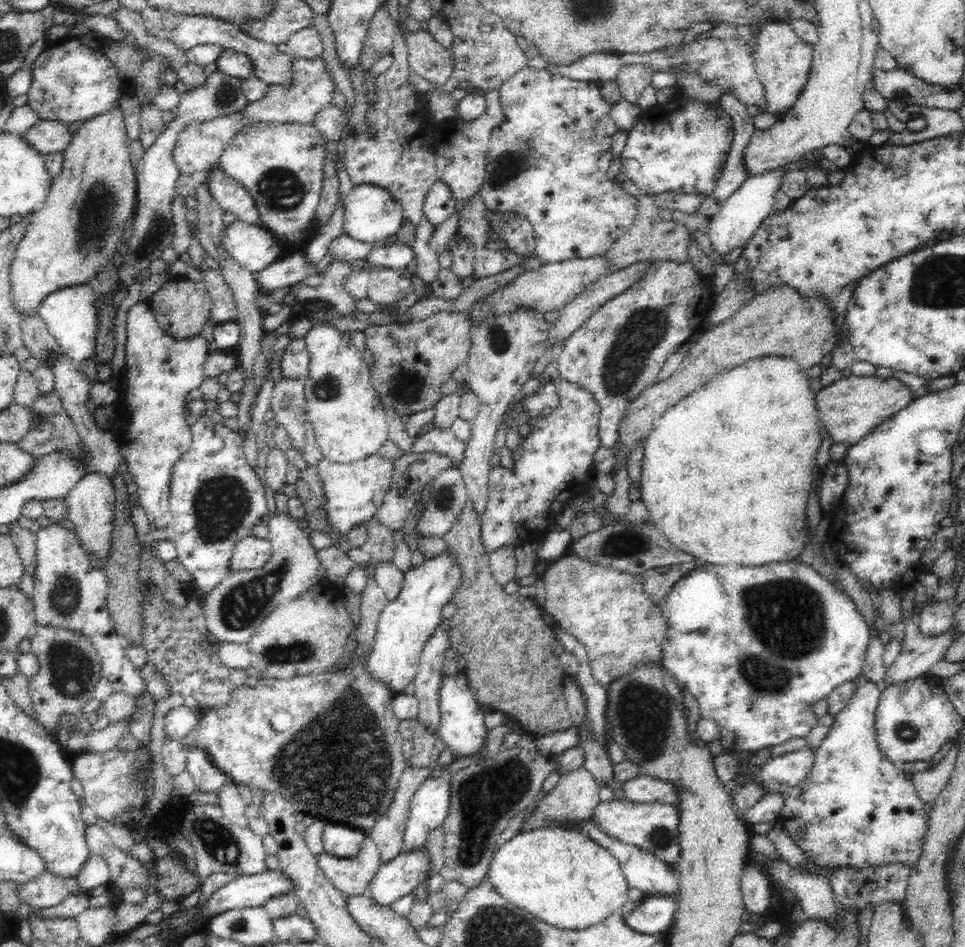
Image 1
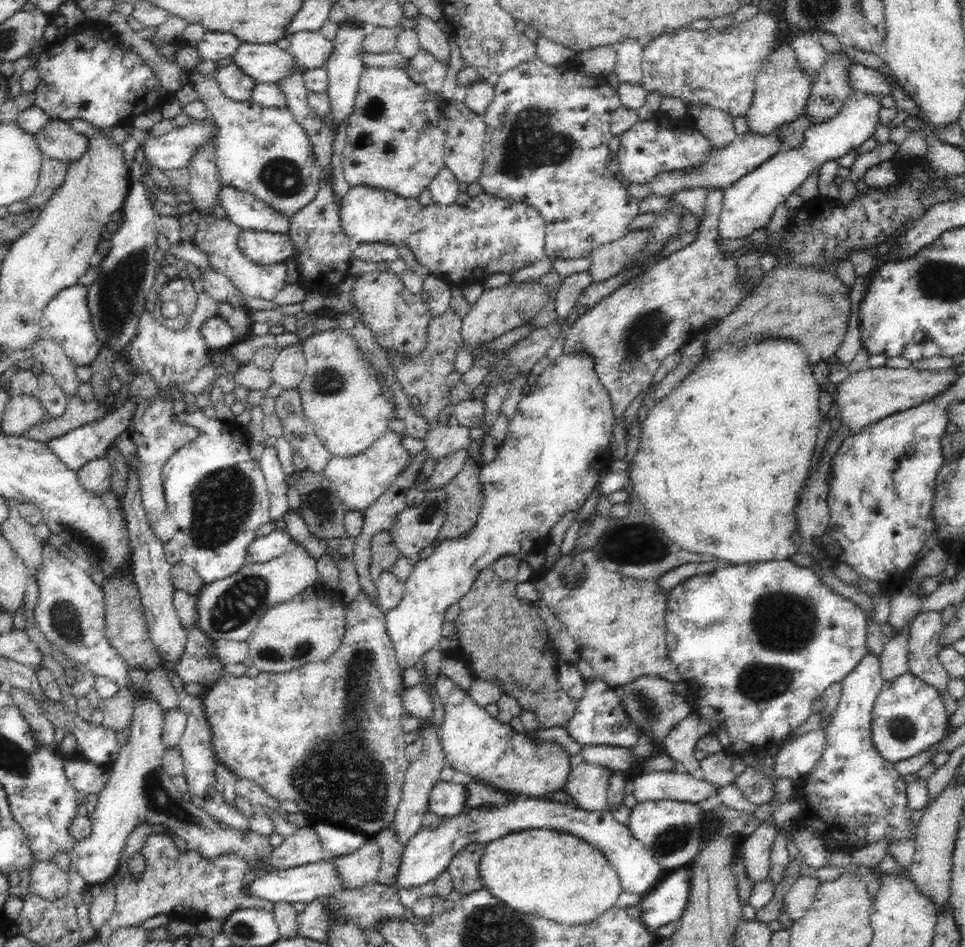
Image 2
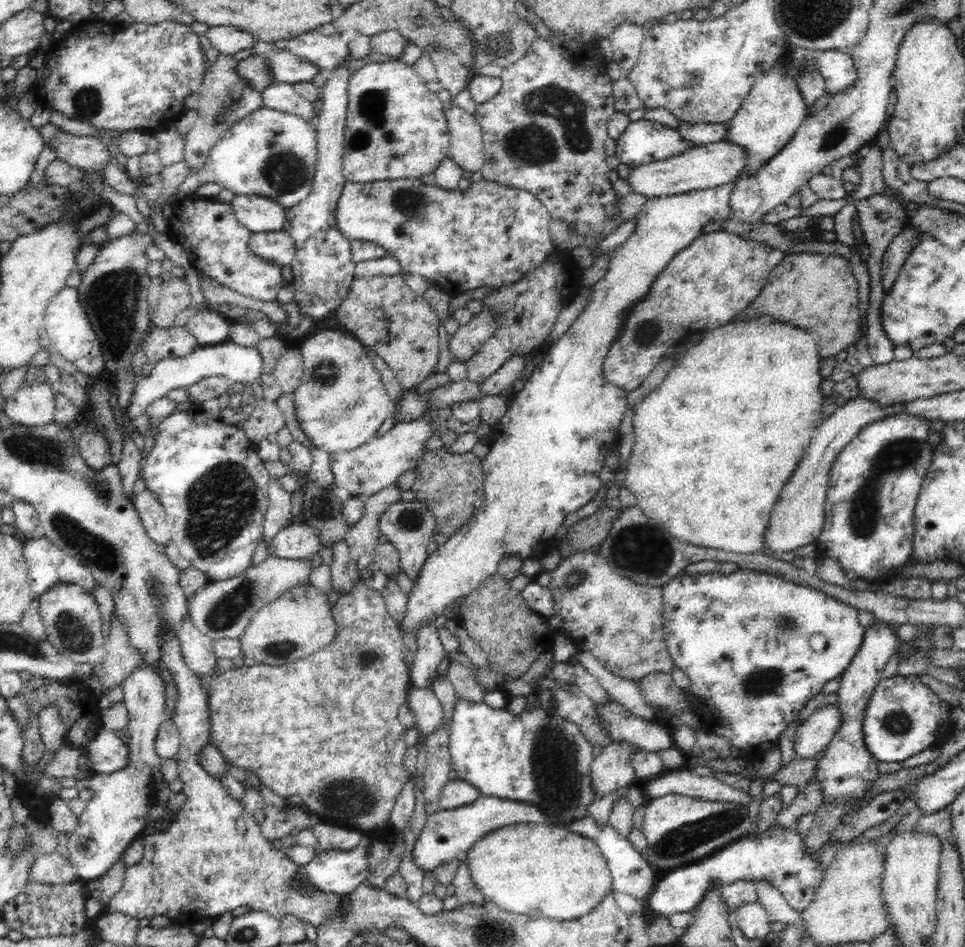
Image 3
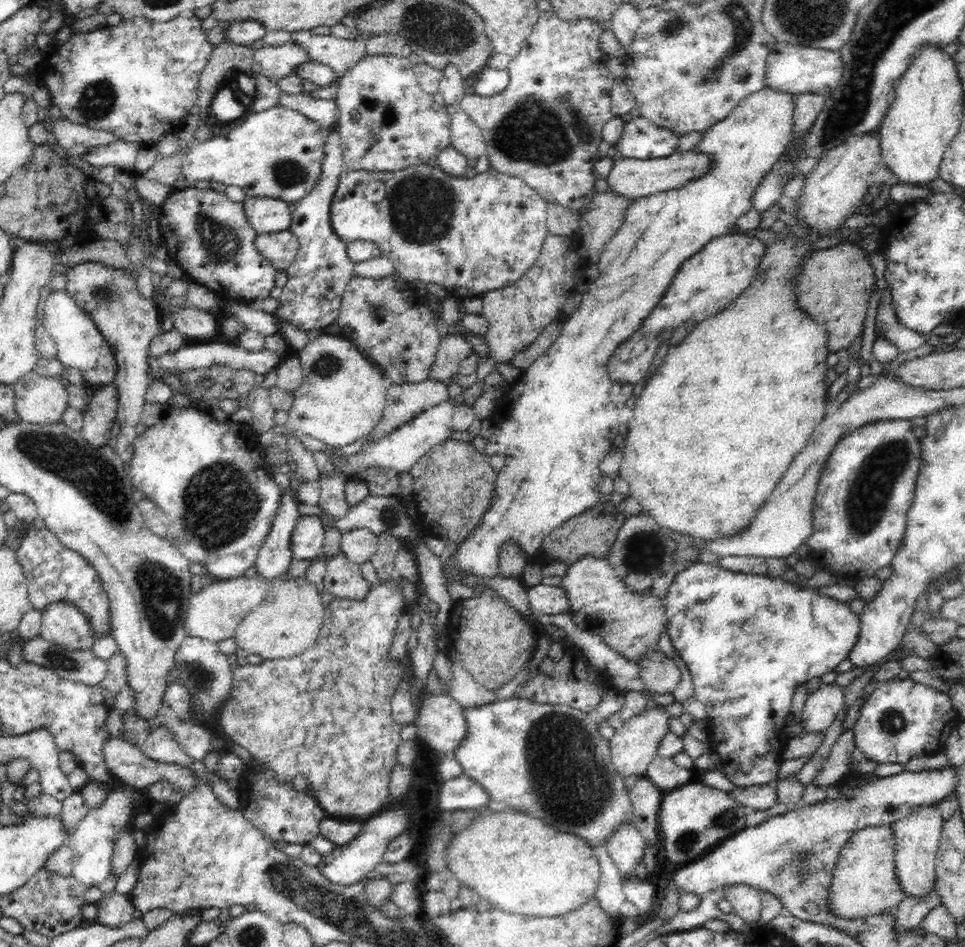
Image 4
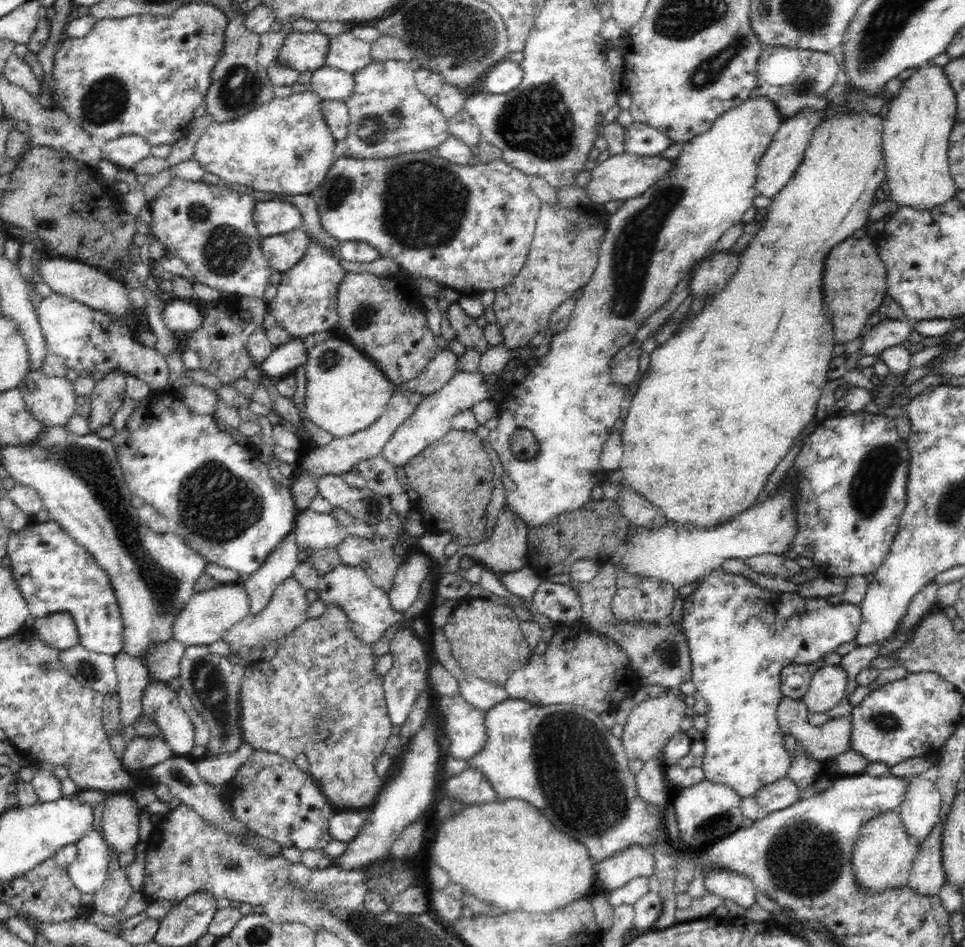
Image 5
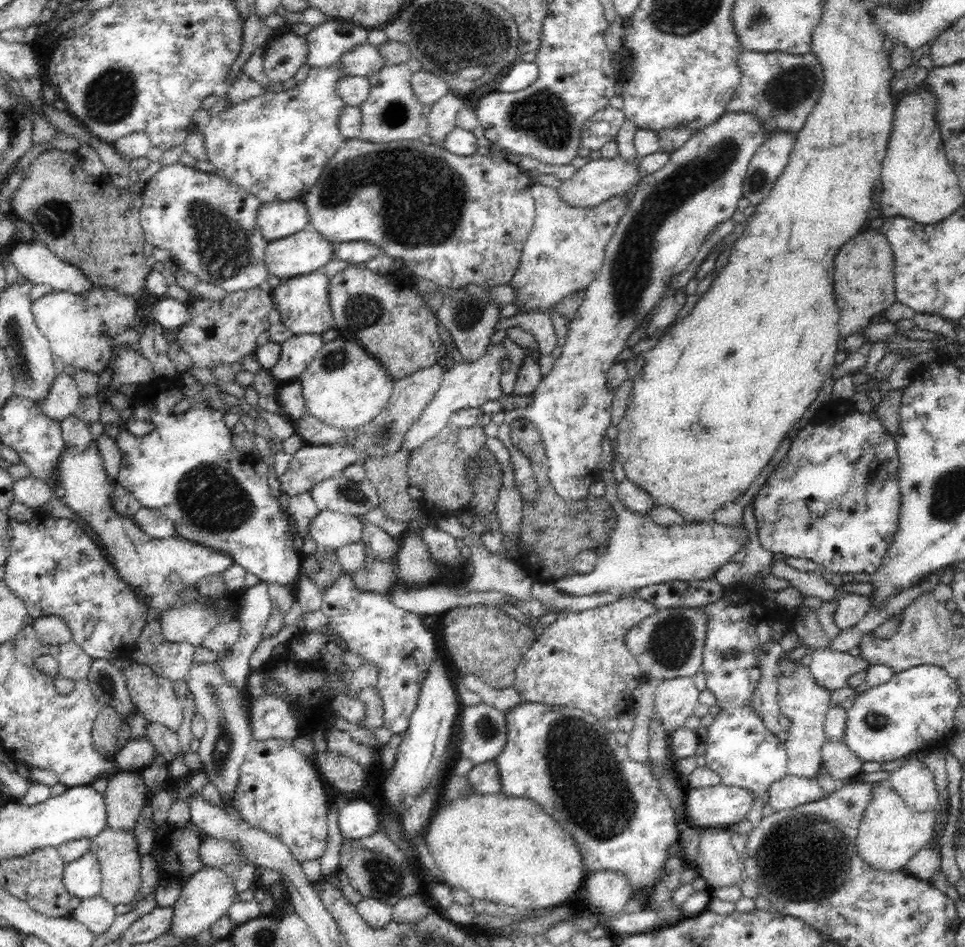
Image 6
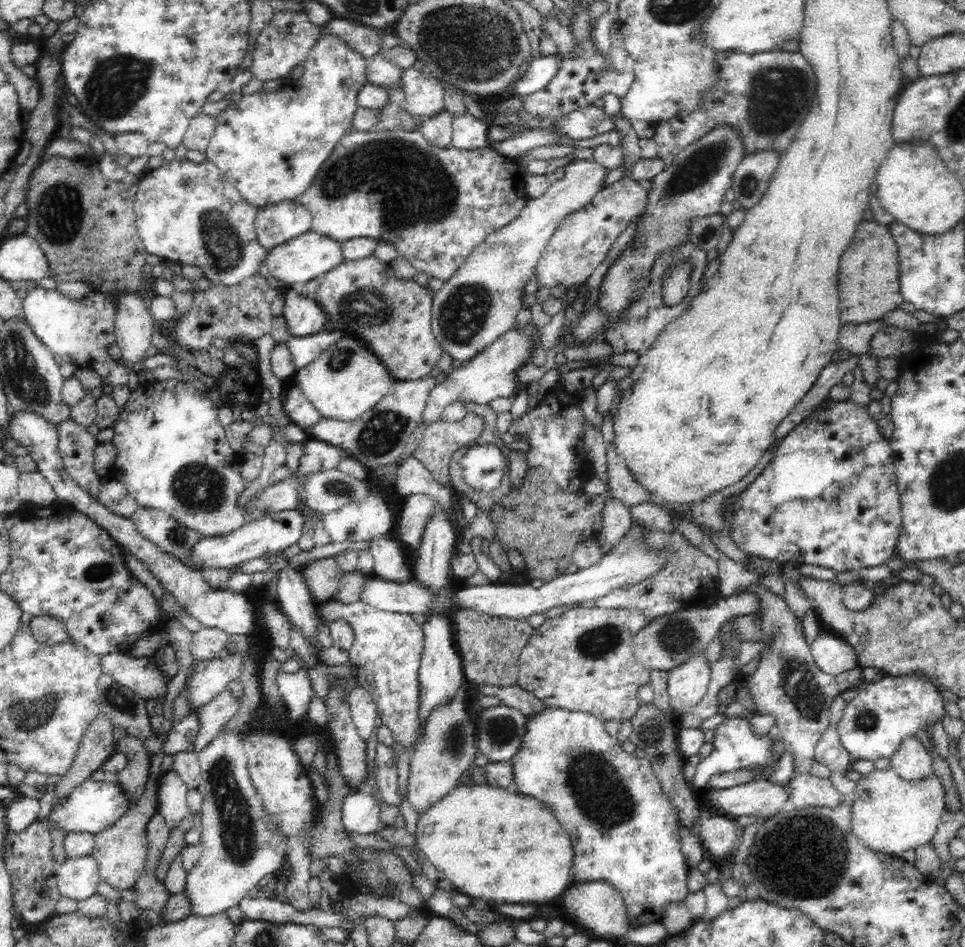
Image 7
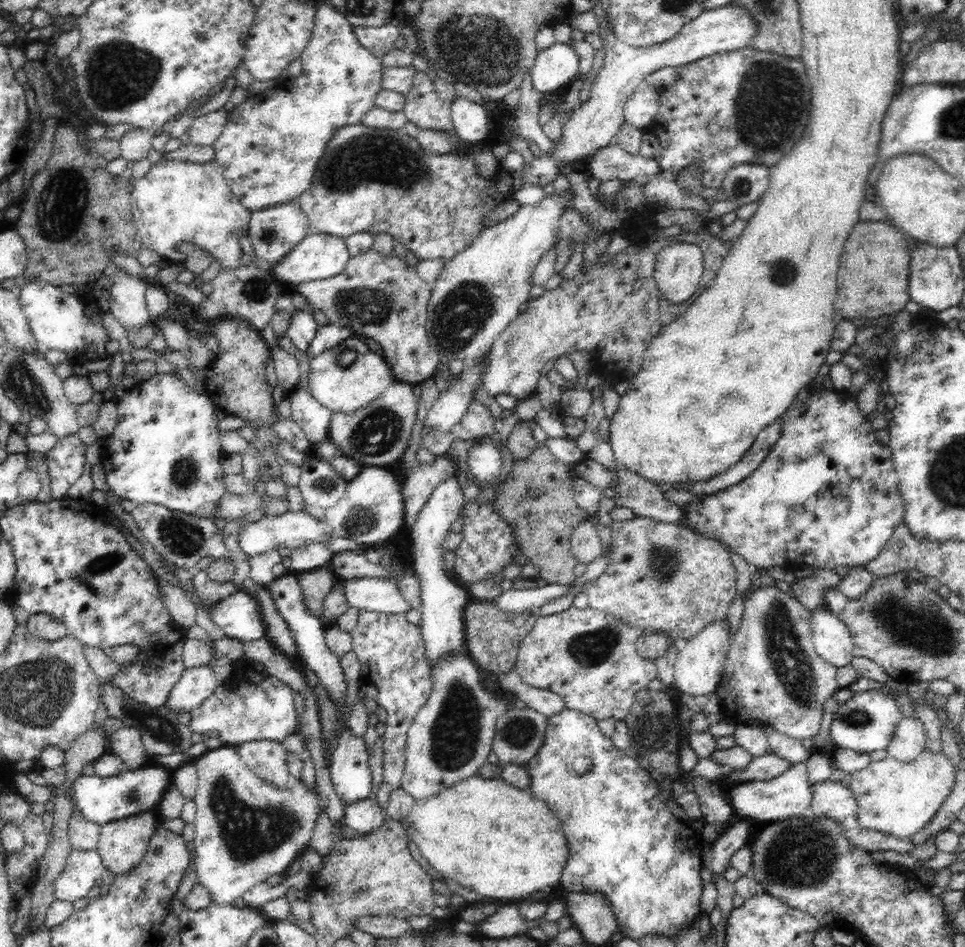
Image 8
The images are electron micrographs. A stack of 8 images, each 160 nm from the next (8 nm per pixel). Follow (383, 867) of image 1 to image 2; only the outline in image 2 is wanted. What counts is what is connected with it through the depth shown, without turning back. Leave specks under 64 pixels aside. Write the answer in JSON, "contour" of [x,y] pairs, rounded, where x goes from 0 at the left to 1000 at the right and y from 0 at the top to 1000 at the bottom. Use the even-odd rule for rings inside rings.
{"contour":[[[539,842],[518,851],[493,851],[489,855],[458,864],[450,874],[436,873],[436,876],[420,891],[406,938],[412,941],[424,936],[437,936],[446,929],[450,930],[463,918],[466,907],[485,890],[502,893],[511,887],[521,885],[524,881],[560,874],[593,881],[623,898],[638,918],[646,941],[668,946],[691,924],[691,920],[680,910],[674,897],[657,885],[649,871],[638,867],[632,856],[603,855],[591,848],[566,843]]]}

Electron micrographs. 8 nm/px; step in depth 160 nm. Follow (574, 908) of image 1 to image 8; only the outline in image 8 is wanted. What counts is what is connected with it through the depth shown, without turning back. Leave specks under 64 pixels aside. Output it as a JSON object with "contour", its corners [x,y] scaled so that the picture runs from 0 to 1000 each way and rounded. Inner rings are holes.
{"contour":[[[496,817],[470,826],[468,830],[456,834],[456,838],[450,838],[446,843],[437,843],[431,845],[425,853],[421,867],[424,870],[425,887],[431,891],[435,898],[434,907],[439,911],[444,918],[449,922],[454,923],[459,929],[464,930],[468,936],[477,933],[489,942],[499,944],[502,947],[517,948],[524,950],[524,952],[545,951],[558,947],[570,946],[571,939],[576,938],[580,933],[582,927],[582,919],[587,914],[587,908],[591,901],[589,900],[589,889],[583,879],[584,871],[581,866],[570,855],[569,850],[565,845],[558,843],[551,838],[547,833],[539,833],[536,830],[524,828],[520,823],[499,822]]]}

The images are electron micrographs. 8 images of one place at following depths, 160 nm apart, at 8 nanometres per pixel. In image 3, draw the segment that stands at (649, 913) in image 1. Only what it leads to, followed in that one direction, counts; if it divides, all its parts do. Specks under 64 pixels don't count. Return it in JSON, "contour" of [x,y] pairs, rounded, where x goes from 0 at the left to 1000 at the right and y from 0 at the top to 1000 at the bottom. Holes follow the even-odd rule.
{"contour":[[[804,871],[793,881],[781,881],[777,885],[772,883],[759,888],[737,904],[691,920],[669,949],[670,959],[678,967],[717,962],[737,936],[756,935],[764,929],[773,928],[781,931],[798,930],[823,961],[831,963],[844,950],[854,921],[847,911],[845,902],[832,900],[832,885],[823,874]]]}

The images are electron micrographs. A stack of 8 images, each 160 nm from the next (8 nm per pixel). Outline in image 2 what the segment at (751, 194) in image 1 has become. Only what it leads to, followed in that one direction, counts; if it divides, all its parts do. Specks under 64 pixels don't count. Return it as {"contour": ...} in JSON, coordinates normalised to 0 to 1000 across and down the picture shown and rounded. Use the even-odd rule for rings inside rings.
{"contour":[[[891,99],[876,107],[868,121],[856,129],[841,131],[834,137],[834,148],[831,156],[815,157],[802,163],[798,169],[790,171],[785,177],[766,188],[761,194],[750,200],[748,221],[745,225],[744,247],[748,252],[765,253],[777,250],[781,243],[795,239],[803,226],[806,215],[812,214],[816,207],[827,200],[837,188],[839,182],[849,180],[855,171],[873,167],[882,158],[889,157],[897,148],[906,143],[910,131],[911,117],[914,114],[912,106],[915,100]]]}

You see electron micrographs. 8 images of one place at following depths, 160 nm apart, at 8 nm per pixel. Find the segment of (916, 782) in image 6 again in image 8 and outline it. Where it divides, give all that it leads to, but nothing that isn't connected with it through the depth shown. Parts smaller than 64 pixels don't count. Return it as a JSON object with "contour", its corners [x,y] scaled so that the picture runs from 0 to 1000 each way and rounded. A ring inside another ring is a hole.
{"contour":[[[935,756],[919,790],[920,798],[931,805],[947,805],[961,790],[956,765],[950,758]]]}

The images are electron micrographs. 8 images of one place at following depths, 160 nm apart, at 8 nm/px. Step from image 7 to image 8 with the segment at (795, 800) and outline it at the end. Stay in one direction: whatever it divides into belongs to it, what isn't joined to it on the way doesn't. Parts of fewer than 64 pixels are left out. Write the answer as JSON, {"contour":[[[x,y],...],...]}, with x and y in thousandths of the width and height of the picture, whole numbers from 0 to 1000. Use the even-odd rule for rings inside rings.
{"contour":[[[847,826],[840,830],[839,857],[841,862],[864,865],[872,870],[879,862],[888,865],[887,843],[878,826]]]}

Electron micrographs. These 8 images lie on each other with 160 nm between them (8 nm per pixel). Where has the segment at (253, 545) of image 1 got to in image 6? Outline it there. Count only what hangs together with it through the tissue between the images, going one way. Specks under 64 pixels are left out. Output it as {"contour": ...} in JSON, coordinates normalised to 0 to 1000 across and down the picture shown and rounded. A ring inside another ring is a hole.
{"contour":[[[333,539],[319,556],[319,569],[326,571],[328,579],[348,582],[350,579],[374,570],[377,551],[371,545]]]}

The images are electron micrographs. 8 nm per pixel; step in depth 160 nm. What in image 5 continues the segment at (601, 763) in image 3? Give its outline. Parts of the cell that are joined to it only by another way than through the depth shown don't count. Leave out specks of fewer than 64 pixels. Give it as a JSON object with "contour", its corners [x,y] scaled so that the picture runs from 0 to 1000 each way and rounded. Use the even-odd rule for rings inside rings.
{"contour":[[[705,729],[696,730],[690,734],[667,739],[660,747],[657,747],[648,762],[646,773],[641,777],[648,797],[652,803],[664,803],[672,805],[674,800],[682,798],[687,793],[689,786],[705,772],[707,759],[711,756],[711,737]]]}

